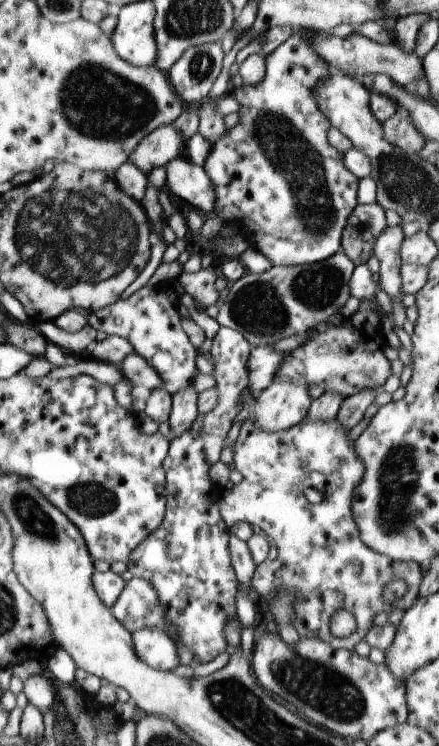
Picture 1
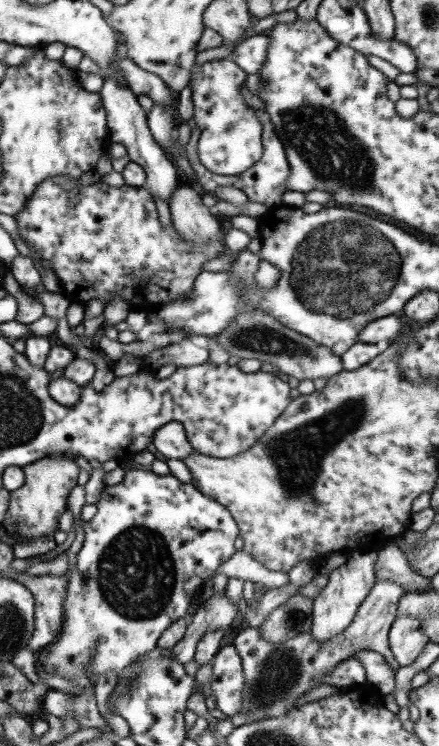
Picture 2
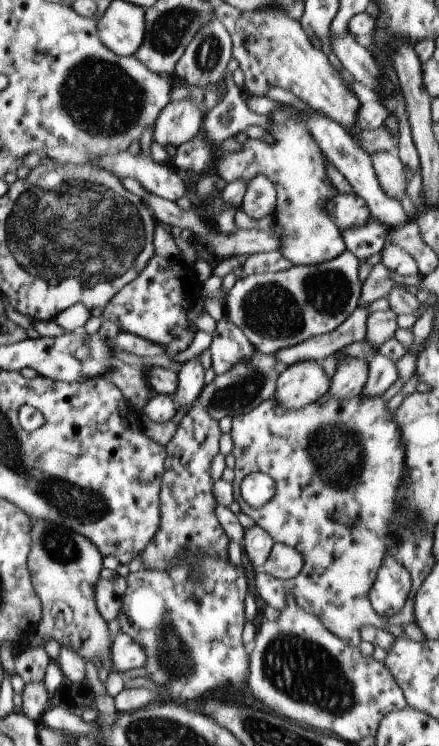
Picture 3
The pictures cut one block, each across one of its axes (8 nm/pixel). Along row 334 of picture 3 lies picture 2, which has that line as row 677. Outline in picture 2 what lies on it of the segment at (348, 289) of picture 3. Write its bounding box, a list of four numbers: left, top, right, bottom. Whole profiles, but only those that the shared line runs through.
[233,580,405,723]

